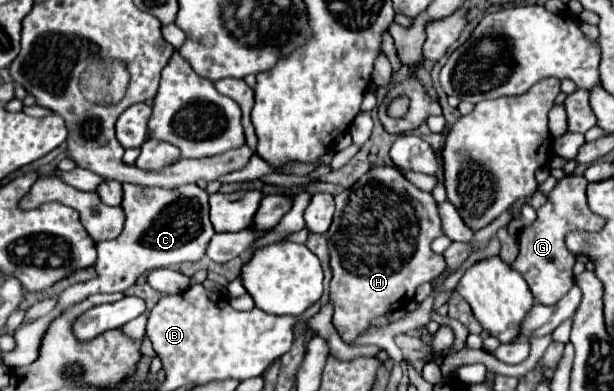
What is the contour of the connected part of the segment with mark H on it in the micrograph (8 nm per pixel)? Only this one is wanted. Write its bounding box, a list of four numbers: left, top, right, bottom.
[326,167,446,341]

